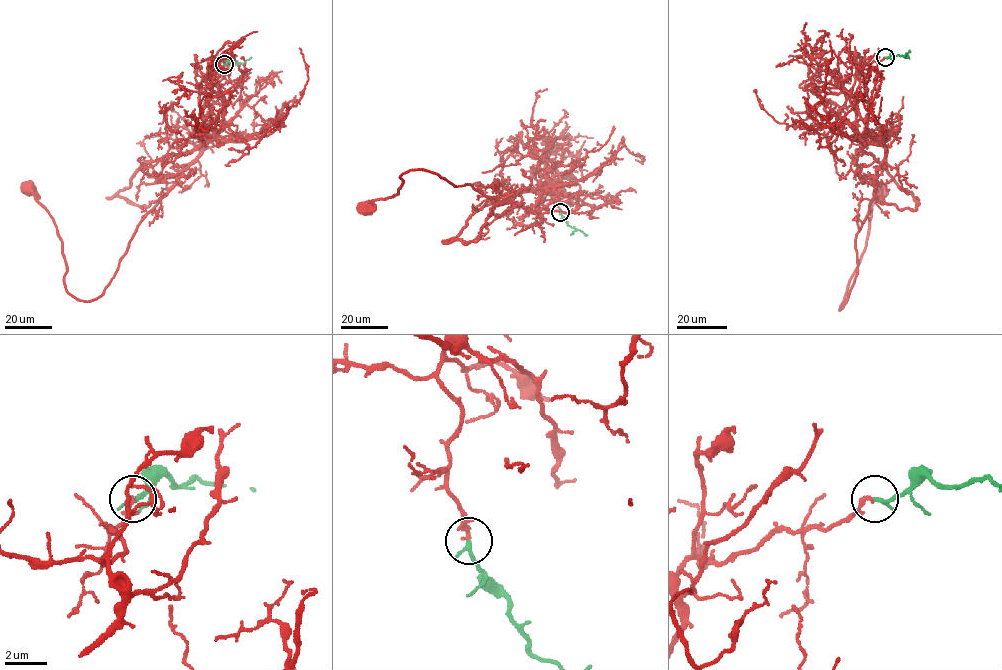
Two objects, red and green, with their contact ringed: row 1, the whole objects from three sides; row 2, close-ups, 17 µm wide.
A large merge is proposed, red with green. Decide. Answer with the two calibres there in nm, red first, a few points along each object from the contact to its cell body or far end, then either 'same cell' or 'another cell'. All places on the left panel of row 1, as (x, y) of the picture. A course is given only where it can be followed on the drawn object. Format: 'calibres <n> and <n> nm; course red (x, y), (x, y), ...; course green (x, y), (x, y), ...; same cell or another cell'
calibres 180 and 200 nm; course red (224, 64), (222, 130), (138, 226), (95, 298), (79, 301), (67, 291), (60, 237), (30, 189); course green (224, 64), (244, 63), (251, 57); same cell

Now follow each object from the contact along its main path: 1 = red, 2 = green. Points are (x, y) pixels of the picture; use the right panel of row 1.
1: (885, 57), (863, 64), (856, 92), (885, 160), (840, 309), (880, 190)
2: (885, 57), (904, 56), (909, 50)

